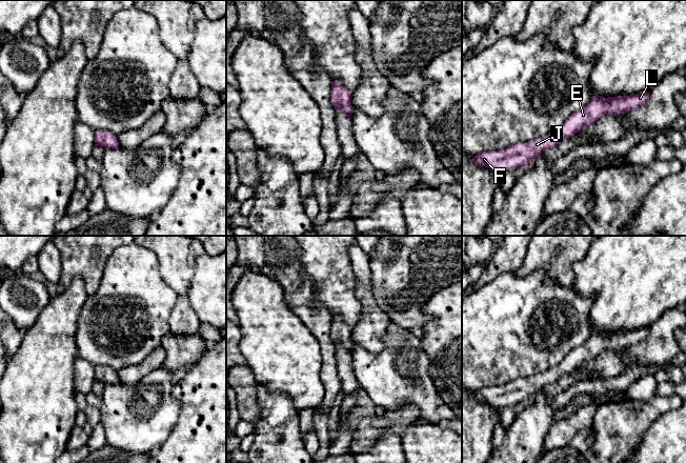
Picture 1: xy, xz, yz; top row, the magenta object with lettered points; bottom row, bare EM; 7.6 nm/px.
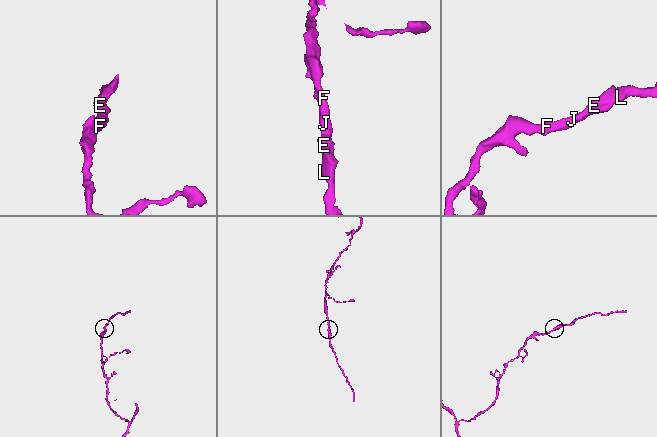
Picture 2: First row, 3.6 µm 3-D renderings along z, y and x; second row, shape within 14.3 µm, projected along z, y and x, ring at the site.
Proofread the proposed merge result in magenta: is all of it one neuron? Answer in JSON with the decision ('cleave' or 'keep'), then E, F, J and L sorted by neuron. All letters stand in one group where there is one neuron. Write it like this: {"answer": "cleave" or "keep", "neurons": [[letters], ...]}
{"answer": "keep", "neurons": [["E", "F", "J", "L"]]}

